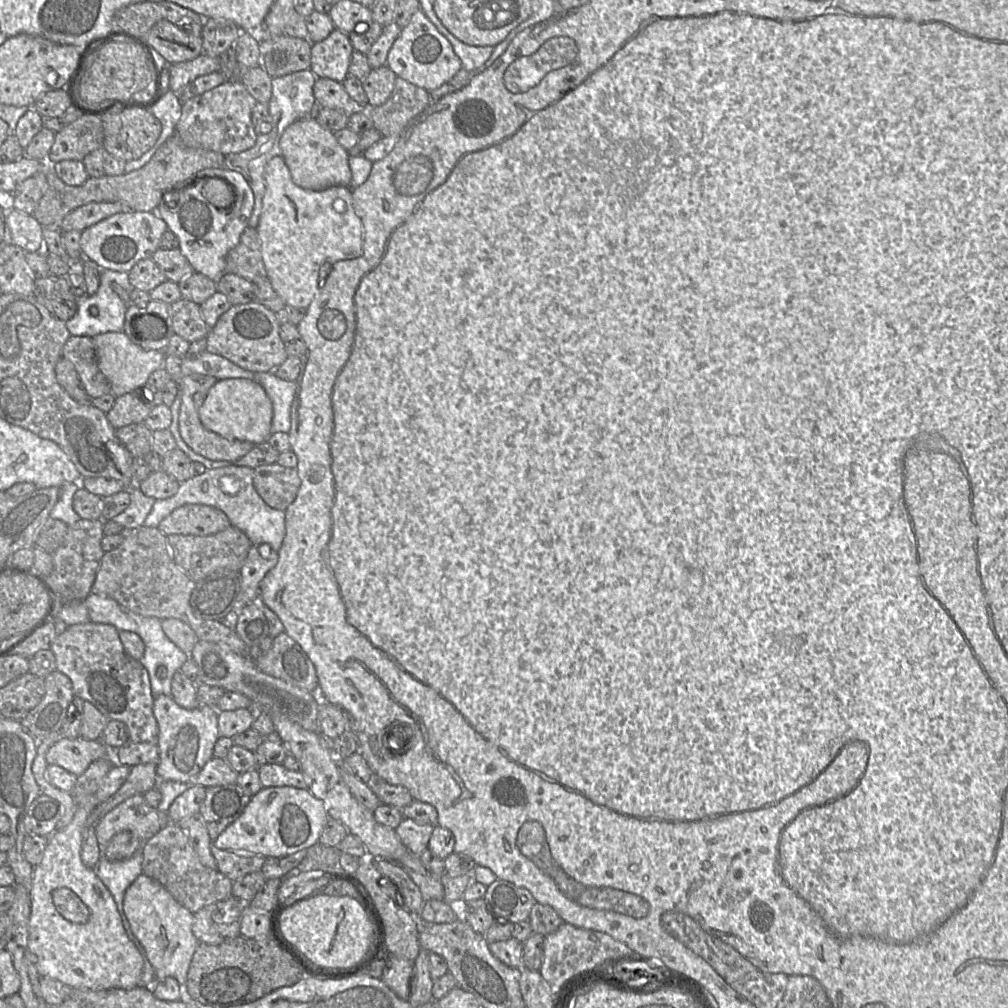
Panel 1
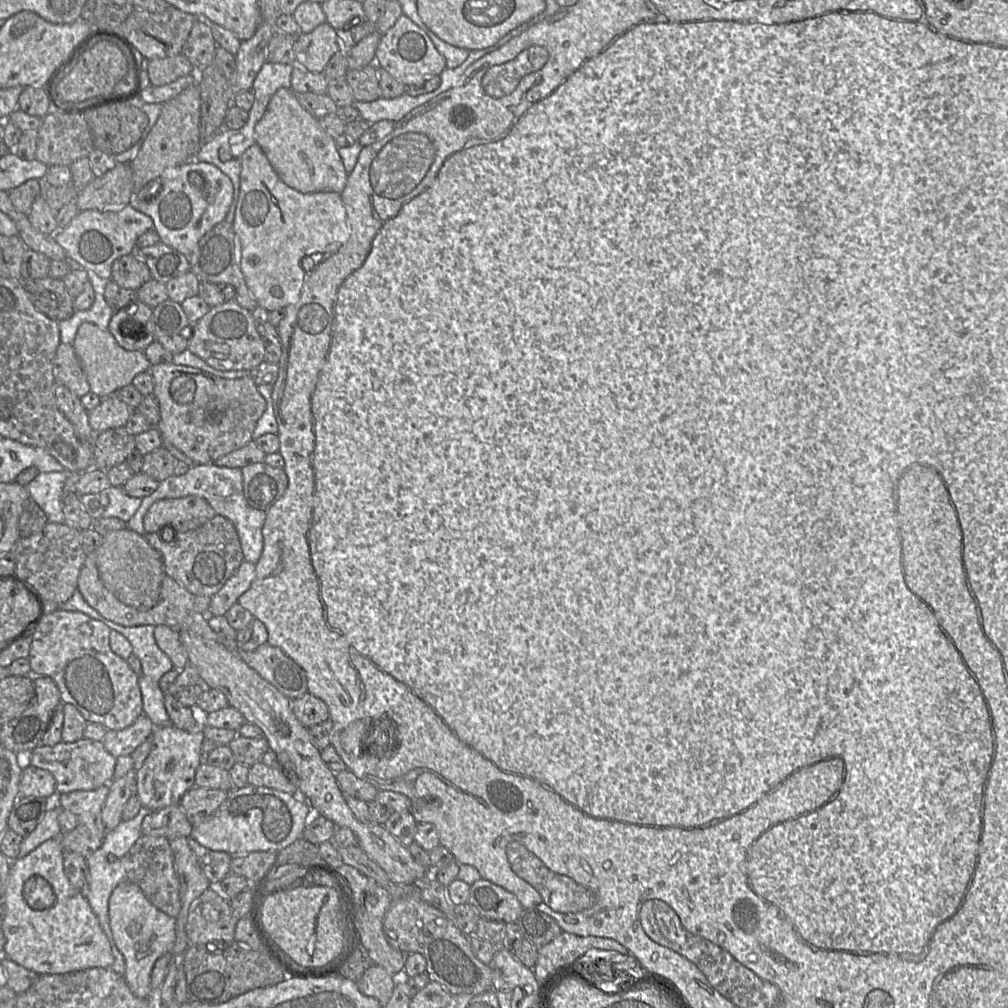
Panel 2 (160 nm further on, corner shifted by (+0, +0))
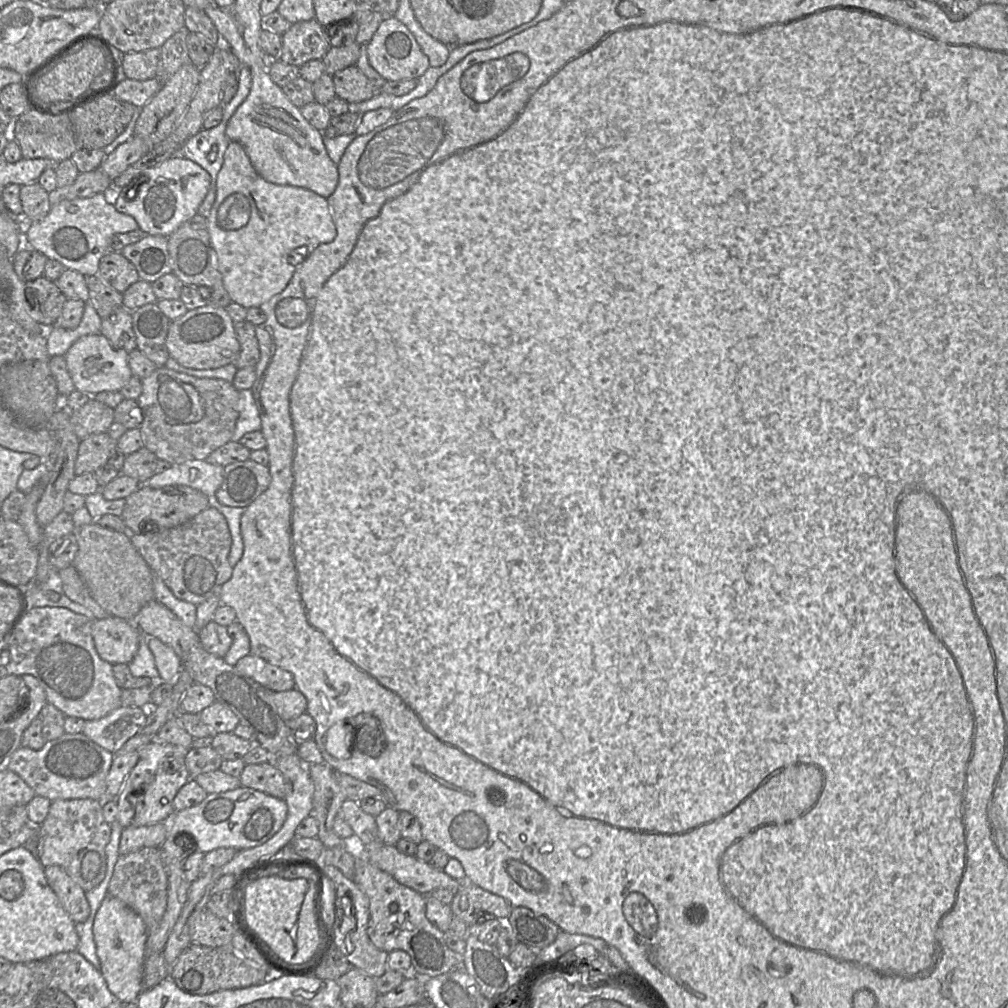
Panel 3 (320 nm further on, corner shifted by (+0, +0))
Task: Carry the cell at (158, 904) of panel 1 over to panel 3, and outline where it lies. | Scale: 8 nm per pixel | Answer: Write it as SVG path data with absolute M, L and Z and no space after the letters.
M107 894L99 907L93 936L100 960L100 972L109 990L124 1004L136 1003L142 990L142 977L146 956L148 930L139 914L120 899Z

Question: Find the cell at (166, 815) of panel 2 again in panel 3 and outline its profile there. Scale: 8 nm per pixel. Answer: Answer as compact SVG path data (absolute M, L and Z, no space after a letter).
M167 823L125 828L120 837L119 853L126 855L142 848L160 847L167 839Z

